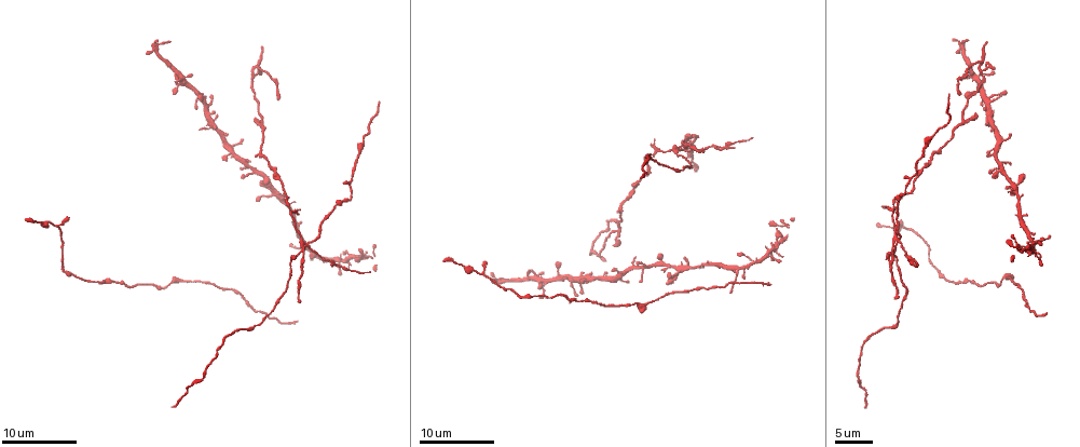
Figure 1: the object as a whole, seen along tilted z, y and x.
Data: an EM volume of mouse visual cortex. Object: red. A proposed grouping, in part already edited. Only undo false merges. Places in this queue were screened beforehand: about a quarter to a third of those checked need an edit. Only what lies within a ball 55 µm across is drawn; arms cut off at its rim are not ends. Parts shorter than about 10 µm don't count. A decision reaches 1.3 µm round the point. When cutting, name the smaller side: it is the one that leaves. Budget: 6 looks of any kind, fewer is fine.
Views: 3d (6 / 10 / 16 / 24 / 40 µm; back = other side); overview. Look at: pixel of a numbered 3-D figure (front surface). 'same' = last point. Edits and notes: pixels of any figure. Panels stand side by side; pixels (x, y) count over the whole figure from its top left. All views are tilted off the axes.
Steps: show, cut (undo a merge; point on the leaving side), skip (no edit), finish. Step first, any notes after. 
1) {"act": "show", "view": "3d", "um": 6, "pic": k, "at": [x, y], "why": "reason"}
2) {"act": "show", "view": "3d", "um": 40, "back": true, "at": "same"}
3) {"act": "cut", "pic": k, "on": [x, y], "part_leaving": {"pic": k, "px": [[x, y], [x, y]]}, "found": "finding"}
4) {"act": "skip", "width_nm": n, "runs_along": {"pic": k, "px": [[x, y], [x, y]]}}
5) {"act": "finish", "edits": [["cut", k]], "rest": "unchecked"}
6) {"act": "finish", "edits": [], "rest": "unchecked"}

{"act": "show", "view": "3d", "um": 10, "pic": 1, "at": [306, 244], "why": "arms run side by side"}

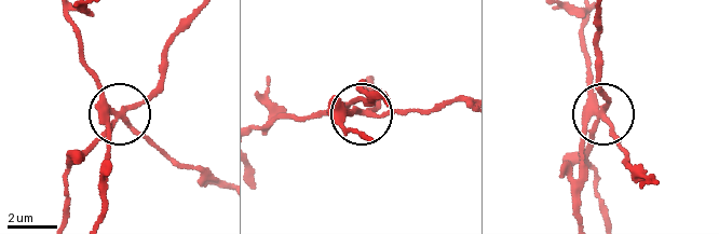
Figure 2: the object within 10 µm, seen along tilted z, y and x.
{"act": "cut", "pic": 2, "on": [100, 86], "part_leaving": {"pic": 2, "px": [[117, 113], [85, 59], [69, 11]]}, "found": "a second neuron is stuck on"}

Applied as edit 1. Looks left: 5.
{"act": "show", "view": "overview"}

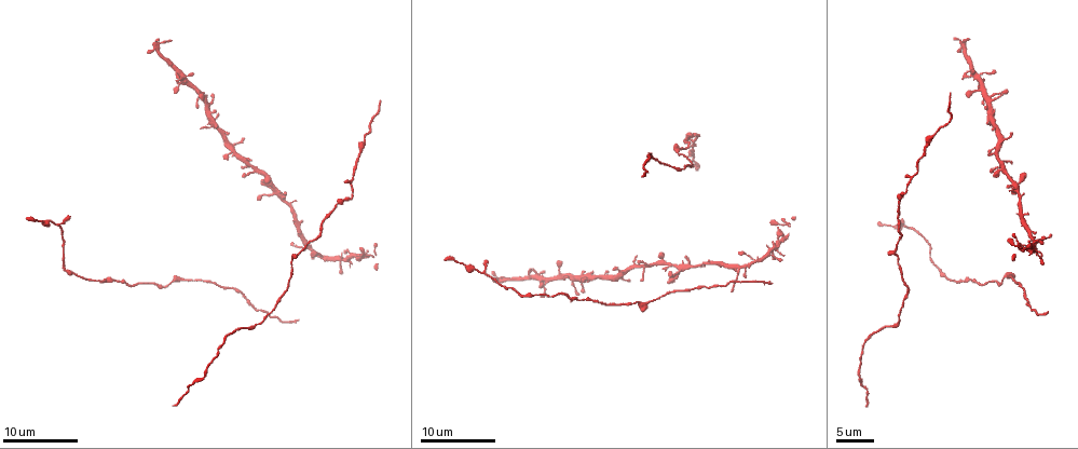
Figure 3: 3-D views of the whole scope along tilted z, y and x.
{"act": "show", "view": "3d", "um": 16, "pic": 3, "at": [693, 266], "why": "branch point"}

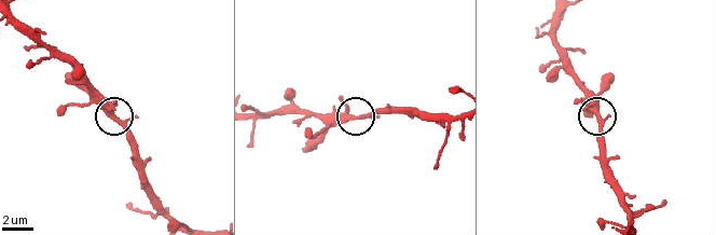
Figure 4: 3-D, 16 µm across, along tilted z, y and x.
{"act": "show", "view": "3d", "um": 16, "back": true, "pic": 4, "at": [113, 119], "why": "from behind"}

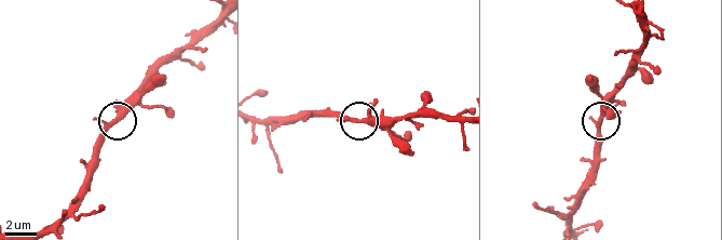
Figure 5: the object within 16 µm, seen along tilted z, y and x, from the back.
{"act": "skip", "arms": 3, "runs_along": {"pic": 5, "px": [[357, 119], [407, 119]]}, "found": "continuous, no second neuron"}

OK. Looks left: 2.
{"act": "finish", "edits": [["cut", 2]], "rest": "unchecked"}

